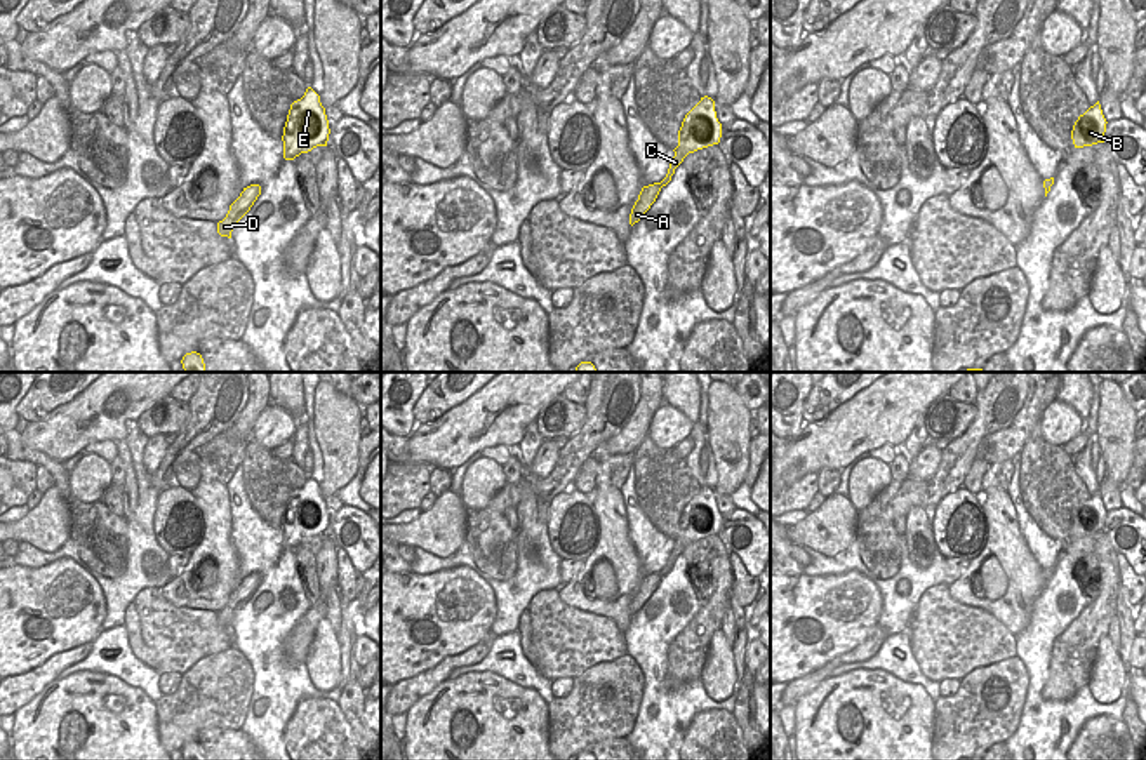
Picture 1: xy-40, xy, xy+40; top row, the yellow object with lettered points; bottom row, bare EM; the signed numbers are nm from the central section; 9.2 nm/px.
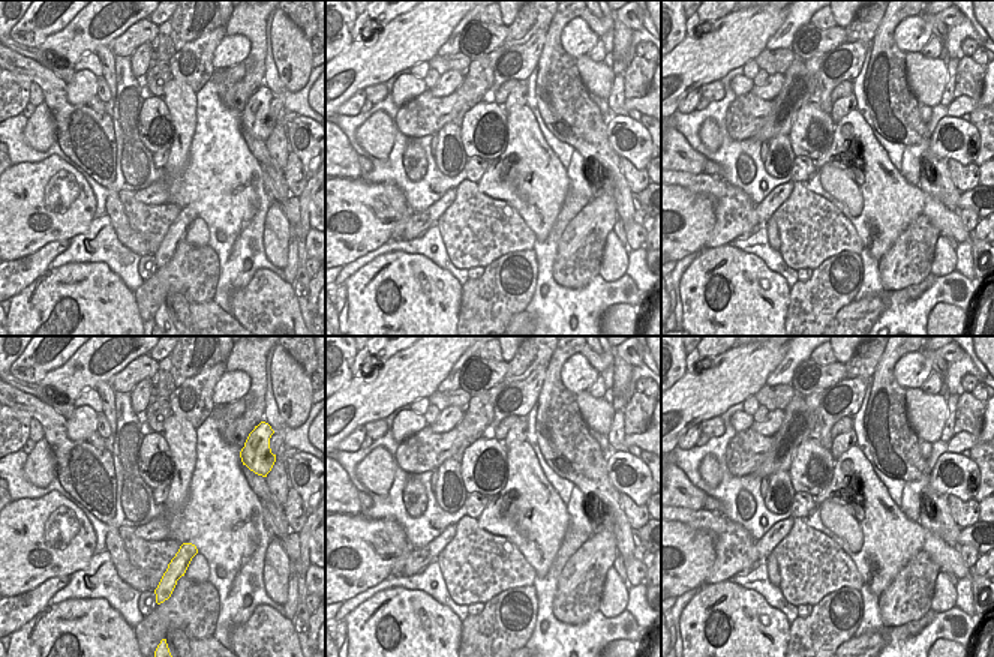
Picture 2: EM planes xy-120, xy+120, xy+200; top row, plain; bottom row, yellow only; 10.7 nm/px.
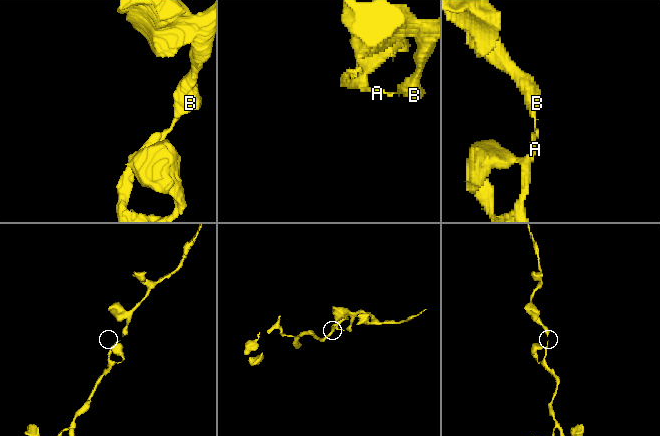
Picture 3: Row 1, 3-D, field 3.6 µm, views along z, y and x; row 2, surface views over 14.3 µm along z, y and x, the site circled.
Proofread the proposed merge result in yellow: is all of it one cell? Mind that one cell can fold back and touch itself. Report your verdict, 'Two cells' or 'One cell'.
One cell

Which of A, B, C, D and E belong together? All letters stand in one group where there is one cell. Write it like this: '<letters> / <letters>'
A B C D E

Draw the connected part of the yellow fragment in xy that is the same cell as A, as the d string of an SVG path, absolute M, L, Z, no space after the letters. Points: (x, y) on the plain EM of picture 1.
M704 485L685 504L682 511L682 517L678 520L678 536L673 539L675 546L670 553L666 567L661 572L654 572L642 577L638 590L631 598L630 614L633 616L643 607L643 603L656 591L661 577L671 570L675 558L683 551L683 548L689 543L718 534L720 527L722 527L722 513L716 508L715 490Z

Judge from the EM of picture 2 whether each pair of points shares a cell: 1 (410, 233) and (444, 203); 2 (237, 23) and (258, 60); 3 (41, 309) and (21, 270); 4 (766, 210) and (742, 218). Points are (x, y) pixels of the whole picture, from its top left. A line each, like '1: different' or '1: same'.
1: same
2: same
3: different
4: different

